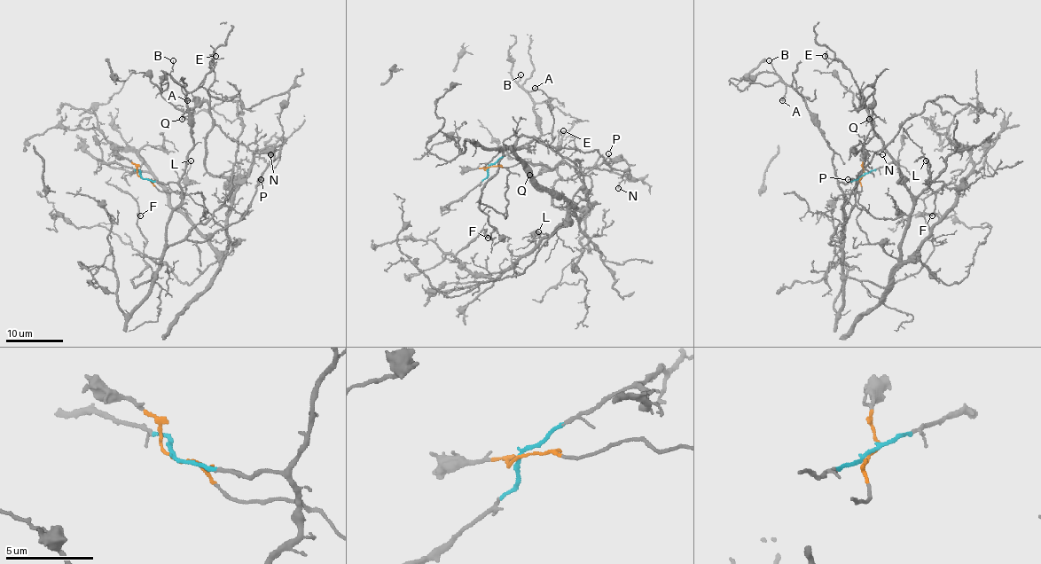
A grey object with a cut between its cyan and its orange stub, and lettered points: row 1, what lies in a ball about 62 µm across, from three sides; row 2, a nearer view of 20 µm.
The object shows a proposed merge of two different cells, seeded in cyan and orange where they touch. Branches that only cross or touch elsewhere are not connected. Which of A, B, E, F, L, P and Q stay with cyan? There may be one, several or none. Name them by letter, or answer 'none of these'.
A, B, F, P

